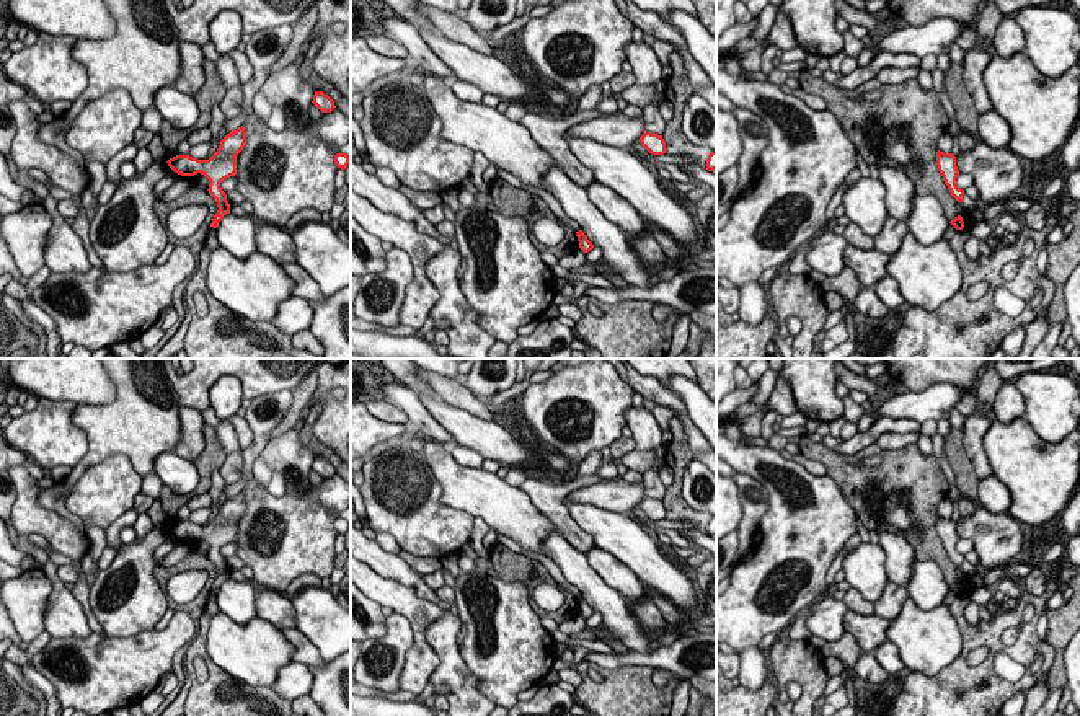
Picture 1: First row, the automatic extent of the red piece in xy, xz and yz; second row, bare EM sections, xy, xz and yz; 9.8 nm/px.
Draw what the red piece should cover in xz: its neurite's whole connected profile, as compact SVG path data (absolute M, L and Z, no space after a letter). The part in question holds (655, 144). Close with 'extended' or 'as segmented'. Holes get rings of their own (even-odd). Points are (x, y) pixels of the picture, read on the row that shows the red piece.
M644 130L644 134L640 137L640 142L651 155L666 153L666 142L664 142L662 135Z; as segmented

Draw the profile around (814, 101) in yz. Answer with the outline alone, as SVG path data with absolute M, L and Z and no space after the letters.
M781 85L781 90L788 95L795 95L796 98L799 98L803 103L806 103L811 109L816 111L824 111L827 109L827 103L822 96L819 95L812 95L804 91L803 88L798 90L790 90L786 85Z

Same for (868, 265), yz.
M848 245L843 251L845 267L850 267L863 287L874 287L878 281L887 276L886 266L891 256L879 250L860 250Z

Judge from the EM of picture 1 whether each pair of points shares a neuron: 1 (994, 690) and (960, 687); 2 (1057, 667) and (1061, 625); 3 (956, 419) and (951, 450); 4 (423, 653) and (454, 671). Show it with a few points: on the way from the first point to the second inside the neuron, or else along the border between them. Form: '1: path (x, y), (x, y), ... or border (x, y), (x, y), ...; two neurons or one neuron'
1: path (986, 690), (968, 690); one neuron
2: path (1057, 658), (1059, 635); one neuron
3: border (951, 426), (961, 431); two neurons
4: border (429, 625), (426, 643), (439, 664), (428, 680); two neurons

